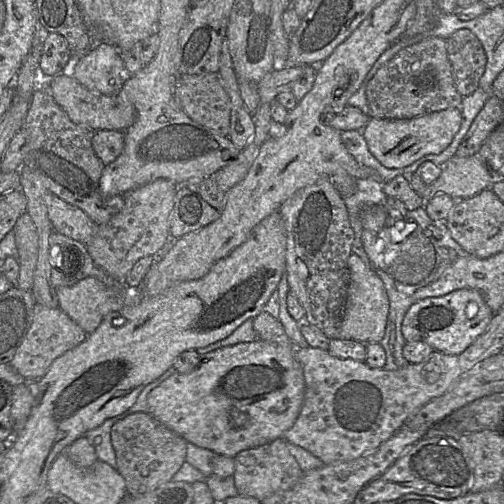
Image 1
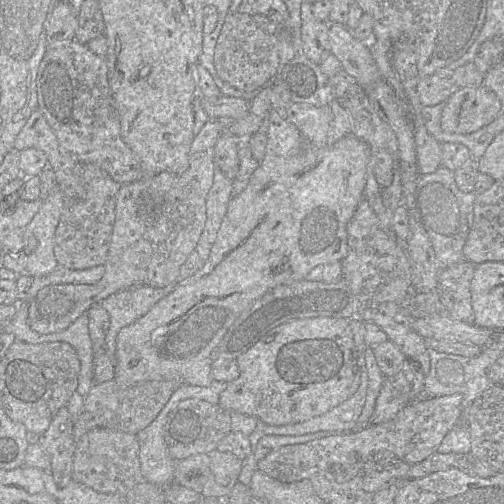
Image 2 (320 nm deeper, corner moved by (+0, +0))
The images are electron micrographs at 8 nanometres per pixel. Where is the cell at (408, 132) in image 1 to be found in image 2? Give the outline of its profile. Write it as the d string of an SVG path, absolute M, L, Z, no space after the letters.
M485 86L456 89L443 102L441 129L469 134L490 123L501 110L497 95Z

